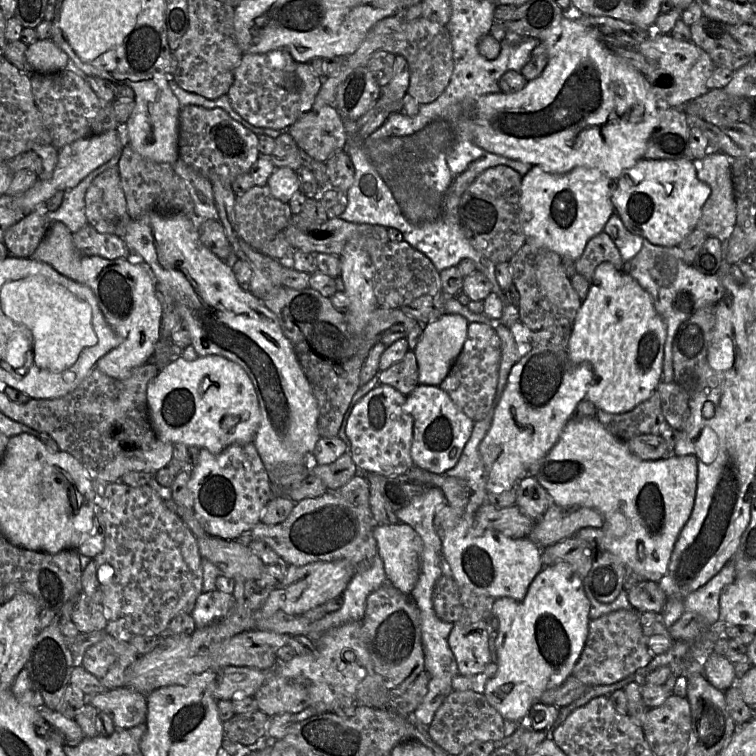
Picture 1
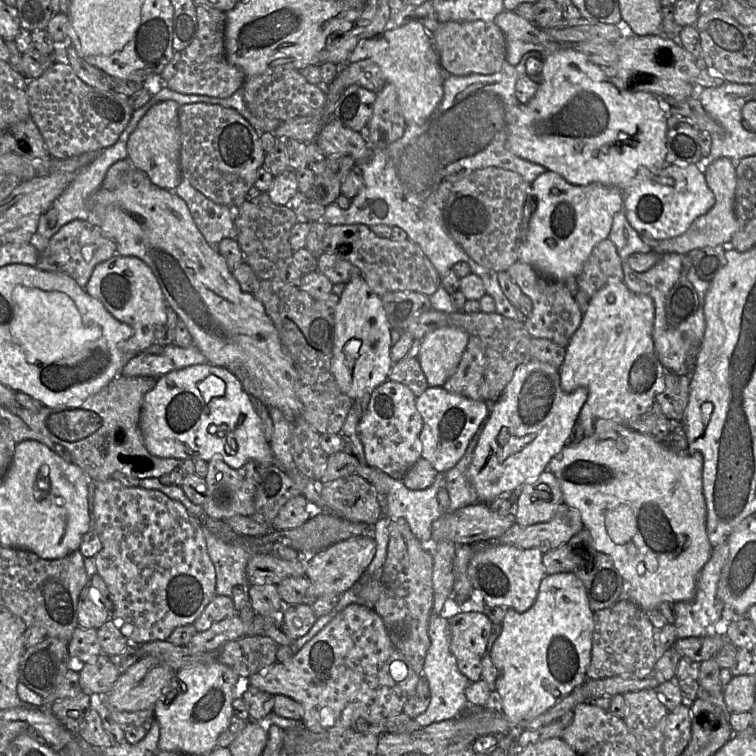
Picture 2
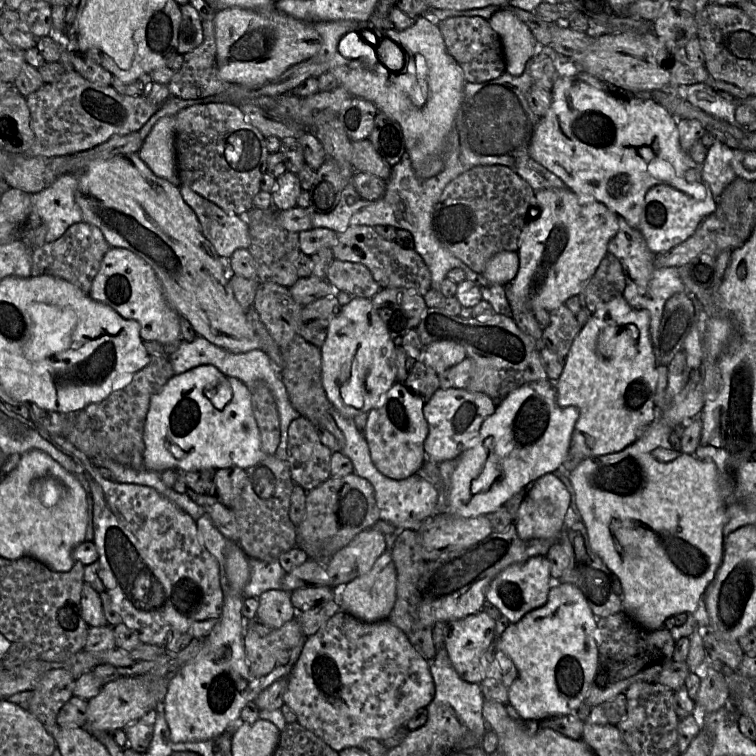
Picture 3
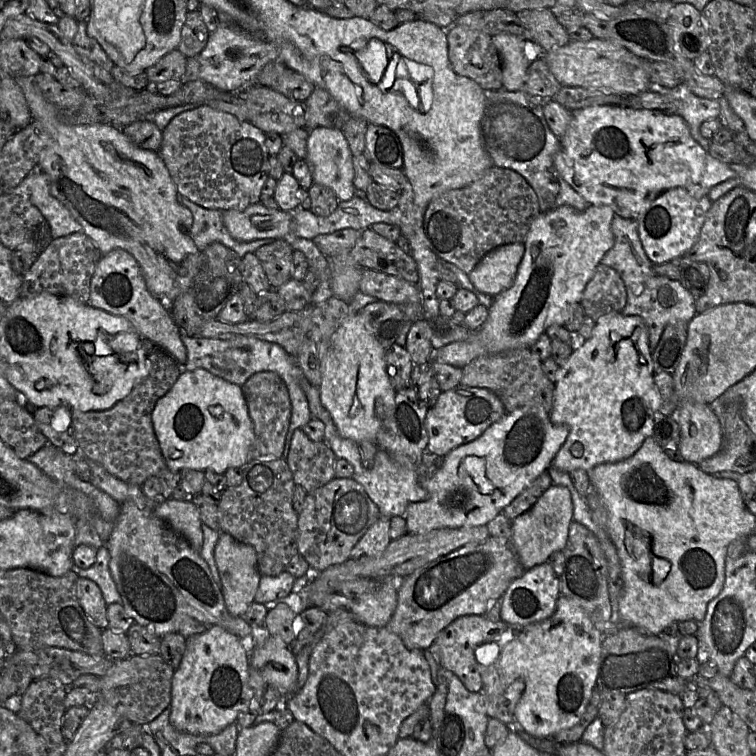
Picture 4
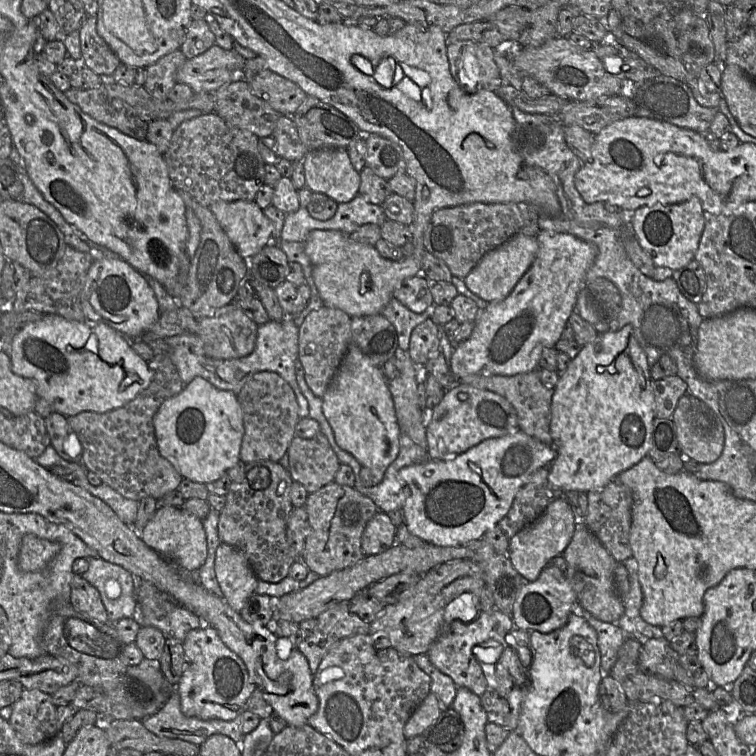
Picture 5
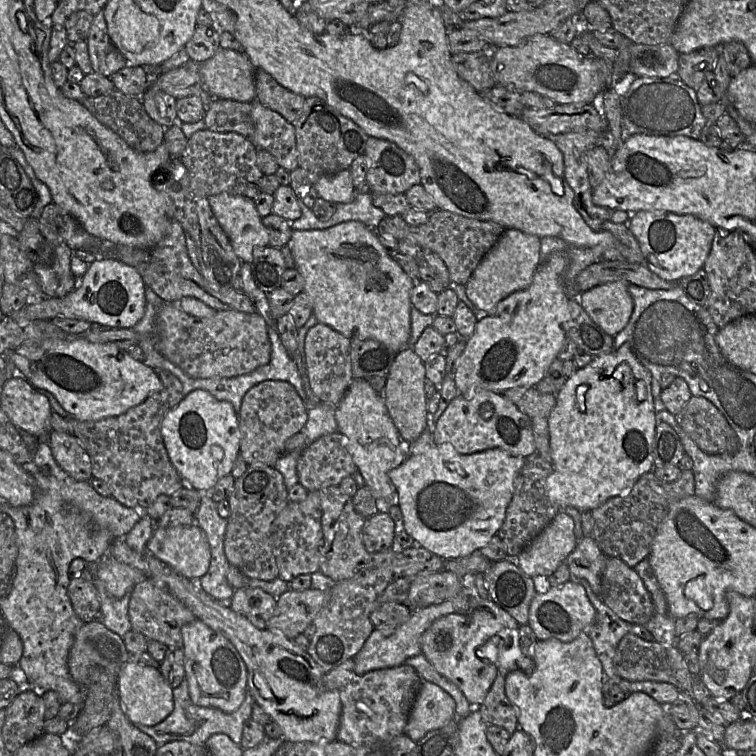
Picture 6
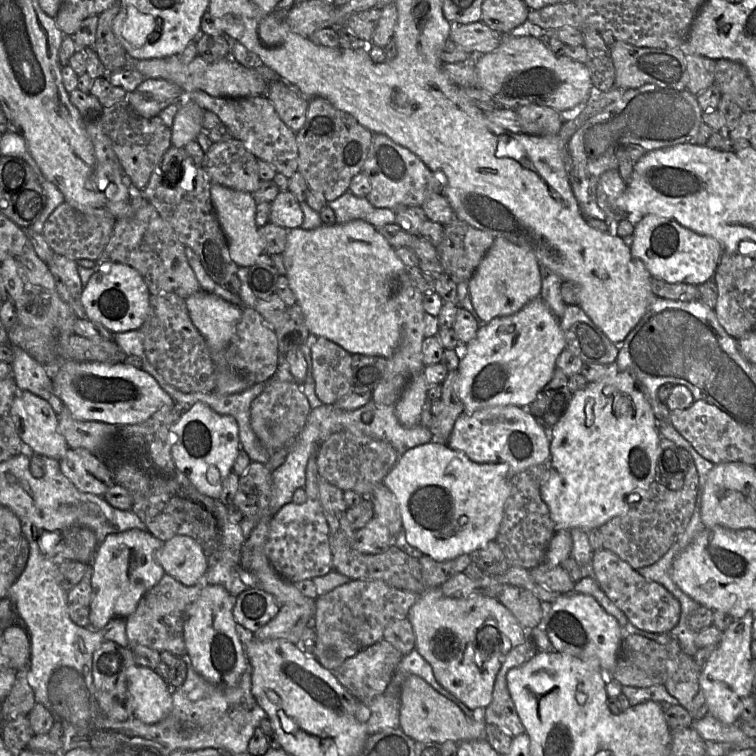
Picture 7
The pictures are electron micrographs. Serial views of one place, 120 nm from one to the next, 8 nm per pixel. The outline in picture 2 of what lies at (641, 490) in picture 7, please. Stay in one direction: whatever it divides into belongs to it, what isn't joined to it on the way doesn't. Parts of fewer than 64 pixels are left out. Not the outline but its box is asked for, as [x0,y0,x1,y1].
[559,281,665,442]

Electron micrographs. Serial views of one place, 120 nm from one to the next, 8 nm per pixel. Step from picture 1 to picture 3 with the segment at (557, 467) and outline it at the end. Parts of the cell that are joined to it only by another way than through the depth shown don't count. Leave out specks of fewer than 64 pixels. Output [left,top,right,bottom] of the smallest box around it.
[568,419,727,631]

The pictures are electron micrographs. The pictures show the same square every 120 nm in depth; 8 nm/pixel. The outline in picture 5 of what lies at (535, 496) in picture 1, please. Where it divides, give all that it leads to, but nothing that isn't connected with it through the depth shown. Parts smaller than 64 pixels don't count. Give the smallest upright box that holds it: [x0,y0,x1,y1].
[508,499,575,581]

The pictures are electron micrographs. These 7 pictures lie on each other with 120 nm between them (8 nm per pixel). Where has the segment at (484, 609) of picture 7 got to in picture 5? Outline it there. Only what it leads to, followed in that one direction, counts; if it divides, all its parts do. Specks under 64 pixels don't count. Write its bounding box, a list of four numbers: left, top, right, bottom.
[426,610,517,696]

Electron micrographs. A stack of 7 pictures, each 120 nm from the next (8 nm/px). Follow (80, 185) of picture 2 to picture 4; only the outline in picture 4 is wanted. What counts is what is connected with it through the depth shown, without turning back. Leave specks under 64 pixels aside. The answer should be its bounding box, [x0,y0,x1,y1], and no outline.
[5,168,82,240]

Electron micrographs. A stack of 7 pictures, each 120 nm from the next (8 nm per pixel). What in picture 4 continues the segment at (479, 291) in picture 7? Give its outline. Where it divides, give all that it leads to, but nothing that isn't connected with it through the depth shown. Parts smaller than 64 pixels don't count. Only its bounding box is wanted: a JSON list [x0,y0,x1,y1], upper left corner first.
[469,242,524,297]

